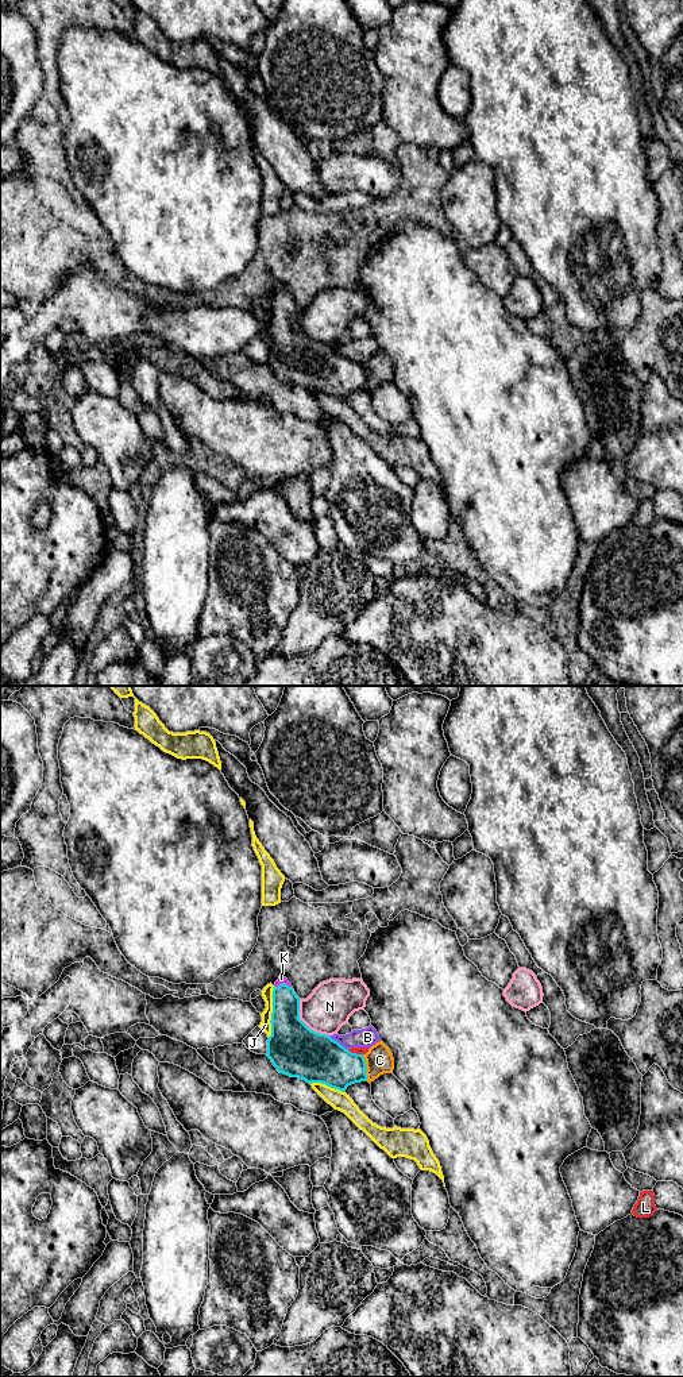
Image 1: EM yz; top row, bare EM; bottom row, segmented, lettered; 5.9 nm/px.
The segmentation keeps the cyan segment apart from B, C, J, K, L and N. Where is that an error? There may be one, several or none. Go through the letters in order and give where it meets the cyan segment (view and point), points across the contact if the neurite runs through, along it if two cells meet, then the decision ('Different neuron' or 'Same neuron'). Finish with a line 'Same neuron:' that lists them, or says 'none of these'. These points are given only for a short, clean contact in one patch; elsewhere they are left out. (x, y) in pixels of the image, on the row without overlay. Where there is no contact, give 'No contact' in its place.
B: Touches cyan at yz (338, 351). Different neuron
C: Touches cyan at yz (366, 377). Boundary: yz (362, 363), (366, 371), (367, 389). Different neuron
J: Touches cyan at yz (273, 320). Different neuron
K: Touches cyan at yz (282, 292). Same neuron
L: Touches cyan at yz (355, 362). Different neuron
N: Touches cyan at yz (304, 332). Different neuron
Same neuron: K

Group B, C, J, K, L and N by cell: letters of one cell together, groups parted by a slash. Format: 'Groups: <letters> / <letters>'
Groups: B L / C / J / K / N

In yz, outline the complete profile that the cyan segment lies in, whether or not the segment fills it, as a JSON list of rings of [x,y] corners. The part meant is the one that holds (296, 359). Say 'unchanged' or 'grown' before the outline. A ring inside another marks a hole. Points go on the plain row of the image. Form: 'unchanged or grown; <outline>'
grown; [[[283,285],[273,298],[270,332],[266,364],[279,382],[342,401],[351,393],[367,390],[363,363],[351,362],[331,344],[310,339],[300,328],[300,306]]]

